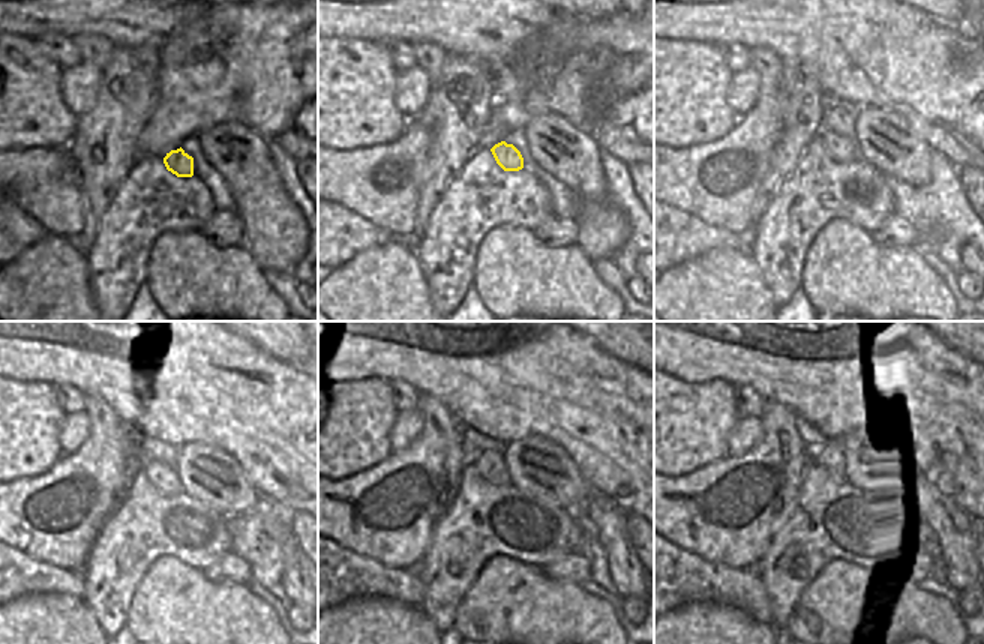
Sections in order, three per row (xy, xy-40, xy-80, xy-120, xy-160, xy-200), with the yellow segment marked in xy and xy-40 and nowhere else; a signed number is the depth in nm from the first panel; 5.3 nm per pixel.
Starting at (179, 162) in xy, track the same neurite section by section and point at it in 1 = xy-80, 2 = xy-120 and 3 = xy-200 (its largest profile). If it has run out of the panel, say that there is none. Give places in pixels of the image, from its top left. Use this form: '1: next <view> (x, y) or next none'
1: next xy-80 (840, 149)
2: next xy-120 (164, 478)
3: next xy-200 (830, 457)

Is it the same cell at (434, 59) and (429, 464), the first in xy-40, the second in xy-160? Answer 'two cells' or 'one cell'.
one cell

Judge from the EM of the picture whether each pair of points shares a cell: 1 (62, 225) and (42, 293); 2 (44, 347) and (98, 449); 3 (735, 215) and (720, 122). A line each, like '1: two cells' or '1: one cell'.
1: two cells
2: two cells
3: two cells

